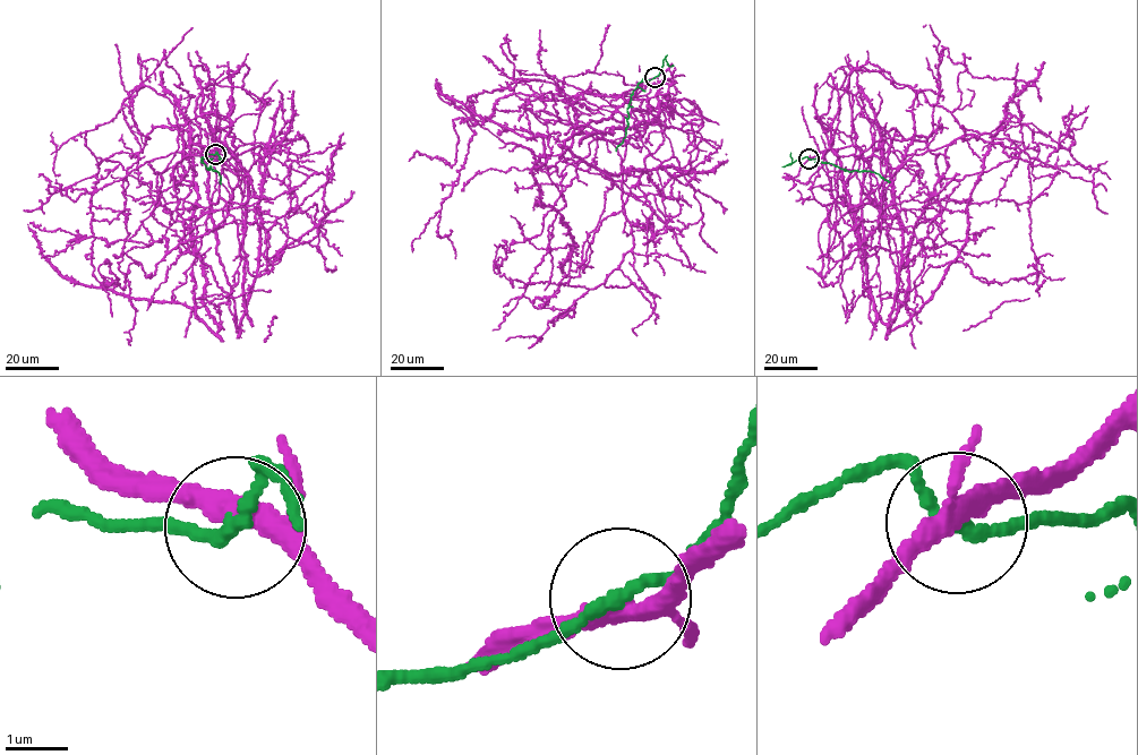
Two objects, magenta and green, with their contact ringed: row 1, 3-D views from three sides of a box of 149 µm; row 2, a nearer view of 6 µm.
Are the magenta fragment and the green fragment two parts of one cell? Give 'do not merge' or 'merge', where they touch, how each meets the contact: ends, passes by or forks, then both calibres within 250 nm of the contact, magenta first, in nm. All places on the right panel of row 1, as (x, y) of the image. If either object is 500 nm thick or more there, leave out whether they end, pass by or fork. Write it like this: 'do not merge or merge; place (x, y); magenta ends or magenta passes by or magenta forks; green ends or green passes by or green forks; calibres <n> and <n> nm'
do not merge; place (809, 159); magenta forks; green passes by; calibres 240 and 190 nm

